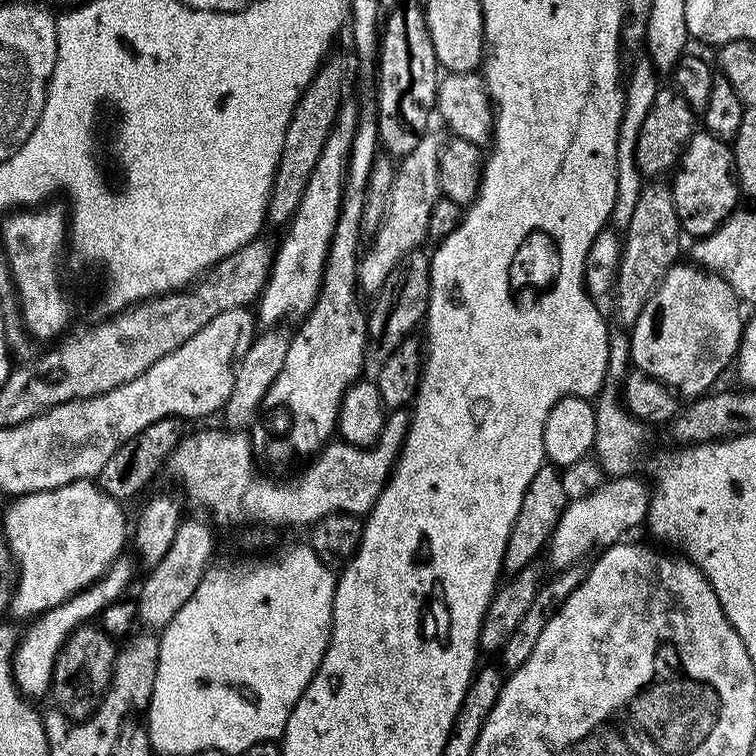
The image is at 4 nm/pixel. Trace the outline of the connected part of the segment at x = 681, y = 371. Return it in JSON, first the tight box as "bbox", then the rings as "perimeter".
{"bbox":[630,263,746,398],"perimeter":[[[684,263],[673,264],[671,270],[662,278],[660,285],[656,287],[650,302],[642,306],[642,314],[638,314],[636,323],[631,325],[630,360],[639,371],[667,384],[681,397],[699,398],[713,387],[711,384],[727,370],[728,364],[730,368],[735,361],[746,320],[743,315],[740,317],[741,299],[720,275],[713,274],[695,263]]]}

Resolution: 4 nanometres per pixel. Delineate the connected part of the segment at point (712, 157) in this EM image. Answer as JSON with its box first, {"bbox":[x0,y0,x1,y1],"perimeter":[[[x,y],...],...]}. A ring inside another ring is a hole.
{"bbox":[670,130,742,238],"perimeter":[[[697,130],[693,134],[680,156],[680,163],[676,165],[672,178],[670,187],[674,210],[678,210],[681,229],[687,235],[689,232],[692,238],[706,237],[718,230],[741,203],[742,193],[740,181],[736,178],[736,154],[733,145],[709,132]]]}

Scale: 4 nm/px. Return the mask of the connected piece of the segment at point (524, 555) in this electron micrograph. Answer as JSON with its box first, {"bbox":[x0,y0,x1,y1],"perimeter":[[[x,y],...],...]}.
{"bbox":[503,463,570,577],"perimeter":[[[545,463],[530,478],[530,486],[526,486],[526,494],[522,494],[522,506],[518,510],[518,518],[508,539],[506,554],[504,555],[503,571],[509,577],[518,575],[526,566],[537,563],[536,555],[547,549],[548,541],[552,539],[554,530],[558,526],[558,518],[563,514],[568,505],[570,493],[564,485],[565,473],[555,464]]]}

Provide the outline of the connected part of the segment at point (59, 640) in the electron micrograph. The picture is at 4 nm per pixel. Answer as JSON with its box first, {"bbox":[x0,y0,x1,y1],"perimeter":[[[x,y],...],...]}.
{"bbox":[12,558,132,698],"perimeter":[[[121,558],[104,573],[104,577],[96,580],[89,588],[83,588],[76,596],[71,596],[64,604],[59,604],[53,608],[47,608],[41,612],[39,616],[31,621],[32,624],[19,637],[15,652],[12,653],[12,677],[16,680],[16,686],[25,698],[33,698],[32,696],[49,695],[52,686],[52,671],[54,670],[54,662],[56,656],[62,650],[62,646],[66,642],[68,635],[80,627],[81,624],[91,621],[93,618],[99,617],[100,612],[112,603],[119,601],[125,595],[123,593],[132,584],[132,564],[127,558]]]}

